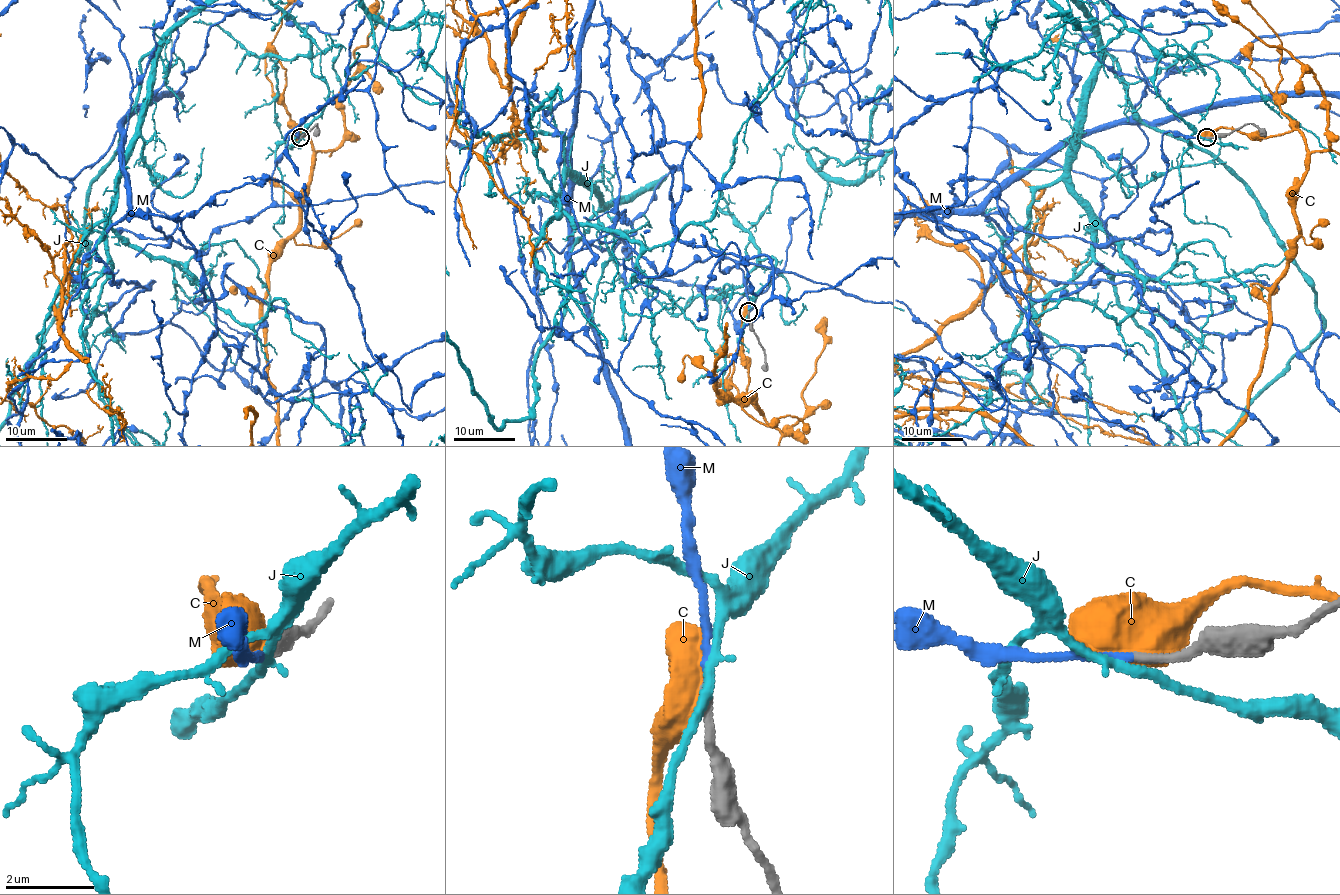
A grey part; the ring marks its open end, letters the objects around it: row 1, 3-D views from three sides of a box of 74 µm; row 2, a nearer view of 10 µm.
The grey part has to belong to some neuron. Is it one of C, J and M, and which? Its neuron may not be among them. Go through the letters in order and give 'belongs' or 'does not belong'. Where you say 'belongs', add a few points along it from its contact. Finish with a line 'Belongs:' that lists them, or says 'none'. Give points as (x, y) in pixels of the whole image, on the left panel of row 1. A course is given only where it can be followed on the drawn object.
C: does not belong
J: does not belong
M: belongs
Belongs: M

